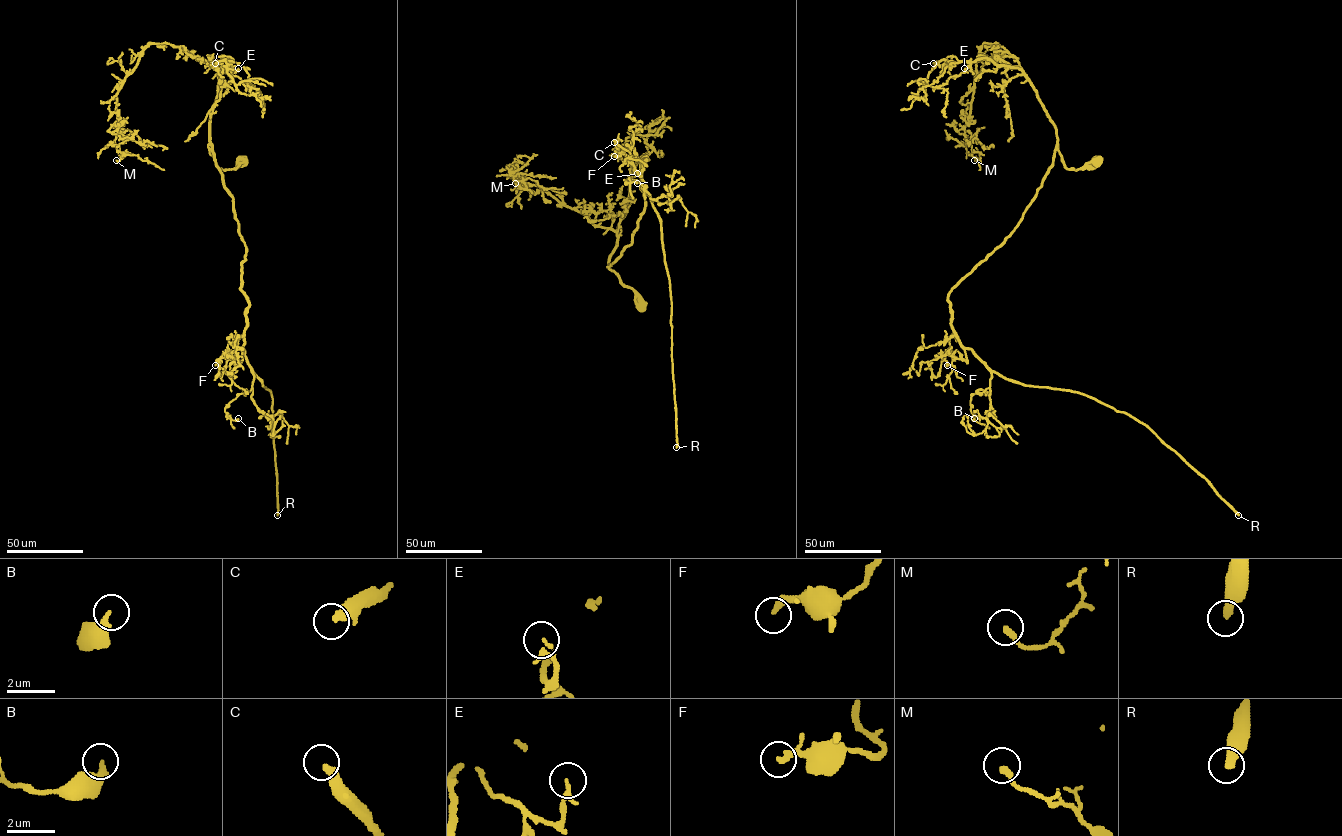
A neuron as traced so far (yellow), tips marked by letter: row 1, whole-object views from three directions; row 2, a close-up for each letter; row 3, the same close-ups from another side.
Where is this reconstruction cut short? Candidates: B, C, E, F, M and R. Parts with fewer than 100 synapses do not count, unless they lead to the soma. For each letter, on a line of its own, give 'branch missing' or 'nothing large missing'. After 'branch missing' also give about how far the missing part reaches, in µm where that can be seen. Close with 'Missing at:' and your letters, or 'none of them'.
B: nothing large missing
C: branch missing; missing 40 µm
E: nothing large missing
F: nothing large missing
M: nothing large missing
R: branch missing; missing 600 µm
Missing at: C, R

